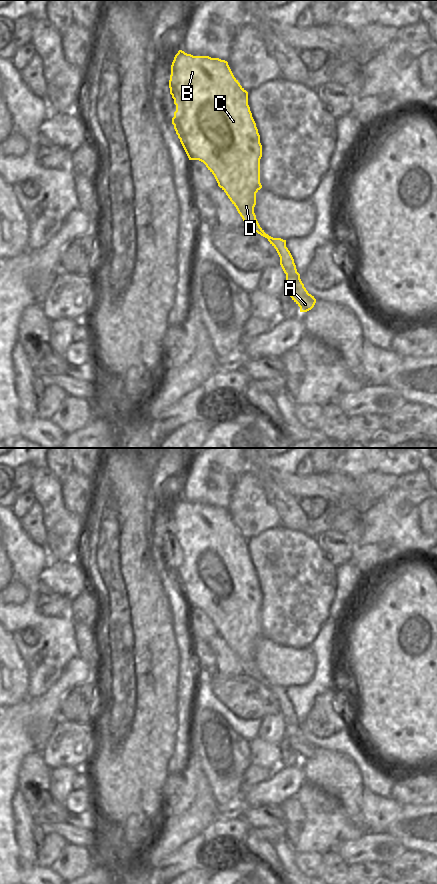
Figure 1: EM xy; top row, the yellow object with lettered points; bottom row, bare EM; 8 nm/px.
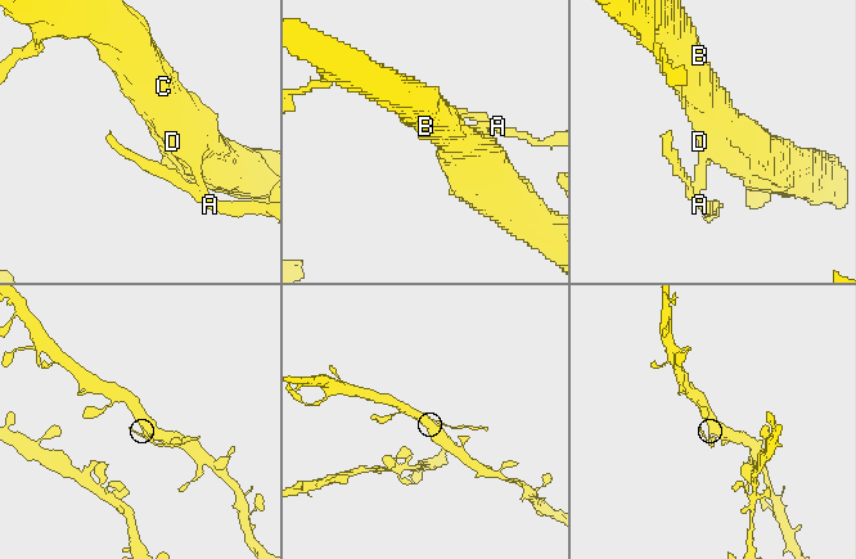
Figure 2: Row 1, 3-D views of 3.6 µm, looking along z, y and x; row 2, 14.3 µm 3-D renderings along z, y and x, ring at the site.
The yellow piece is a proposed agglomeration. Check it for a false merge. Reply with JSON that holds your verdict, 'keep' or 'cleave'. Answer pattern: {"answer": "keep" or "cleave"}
{"answer": "cleave"}

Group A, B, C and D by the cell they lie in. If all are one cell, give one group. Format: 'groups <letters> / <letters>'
groups A / B C D

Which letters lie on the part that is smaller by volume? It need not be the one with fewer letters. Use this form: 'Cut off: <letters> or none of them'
Cut off: A

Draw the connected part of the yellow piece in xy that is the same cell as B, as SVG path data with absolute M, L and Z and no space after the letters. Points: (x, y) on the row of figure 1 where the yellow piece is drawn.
M179 50L171 65L169 88L176 105L172 124L189 160L199 160L206 165L236 207L244 226L267 238L276 249L284 273L297 272L286 240L266 234L254 213L256 193L262 188L262 145L248 105L248 92L234 77L228 62L209 56L193 56Z

